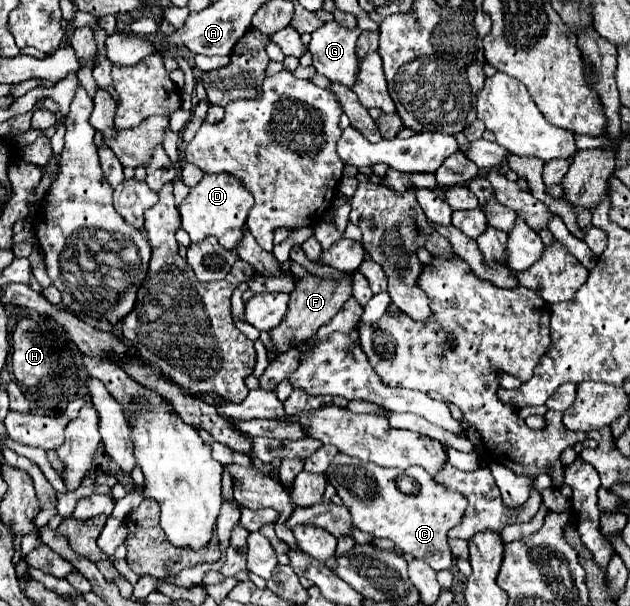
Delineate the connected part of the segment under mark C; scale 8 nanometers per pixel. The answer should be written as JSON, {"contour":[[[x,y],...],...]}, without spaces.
{"contour":[[[337,454],[327,468],[331,484],[347,506],[353,526],[375,538],[389,538],[405,554],[427,562],[435,572],[453,566],[453,554],[447,544],[447,532],[459,524],[467,508],[467,500],[453,490],[437,484],[423,468],[413,466],[405,472],[395,468],[379,468],[363,464],[345,454]]]}

